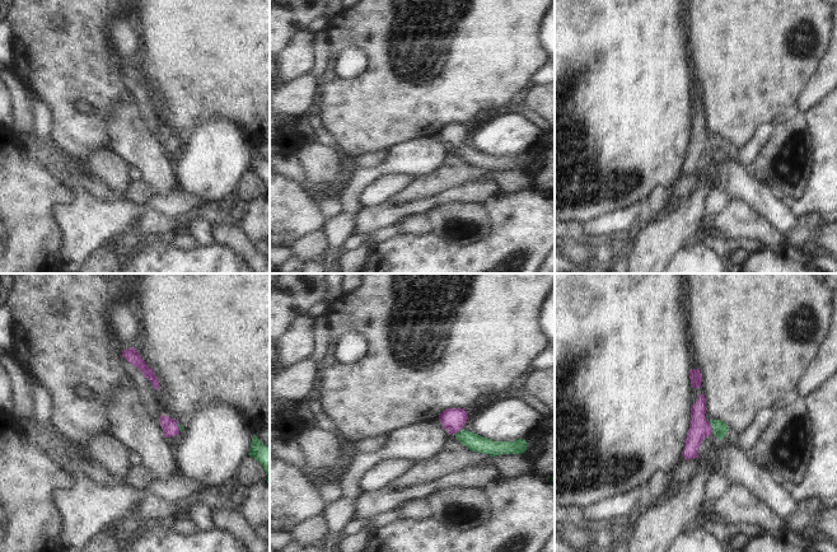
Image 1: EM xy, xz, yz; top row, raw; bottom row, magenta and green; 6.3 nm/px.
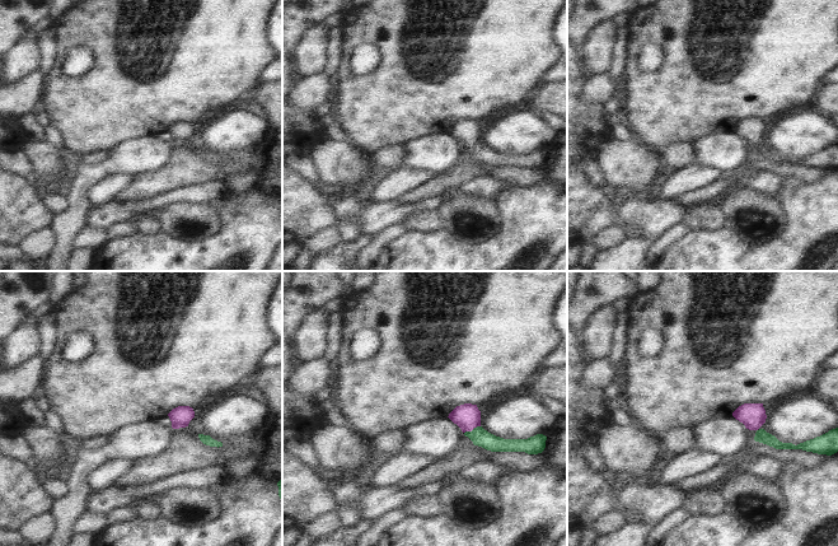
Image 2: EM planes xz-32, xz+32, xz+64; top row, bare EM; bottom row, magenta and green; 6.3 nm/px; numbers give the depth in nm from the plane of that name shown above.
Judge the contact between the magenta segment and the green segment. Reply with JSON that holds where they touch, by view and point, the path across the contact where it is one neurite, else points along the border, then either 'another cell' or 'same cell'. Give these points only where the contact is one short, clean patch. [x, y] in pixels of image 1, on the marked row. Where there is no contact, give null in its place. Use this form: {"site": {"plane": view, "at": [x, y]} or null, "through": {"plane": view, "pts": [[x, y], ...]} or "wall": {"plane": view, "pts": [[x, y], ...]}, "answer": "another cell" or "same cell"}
{"site": {"plane": "yz", "at": [710, 427]}, "through": {"plane": "yz", "pts": [[698, 429], [710, 427], [719, 429]]}, "answer": "same cell"}

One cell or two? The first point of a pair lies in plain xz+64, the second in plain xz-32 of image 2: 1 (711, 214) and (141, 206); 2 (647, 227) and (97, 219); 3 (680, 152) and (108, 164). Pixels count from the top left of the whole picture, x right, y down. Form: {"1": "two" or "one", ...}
{"1": "two", "2": "one", "3": "two"}

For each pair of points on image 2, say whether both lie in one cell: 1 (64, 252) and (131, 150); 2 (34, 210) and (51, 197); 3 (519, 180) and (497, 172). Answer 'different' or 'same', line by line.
1: same
2: different
3: same

